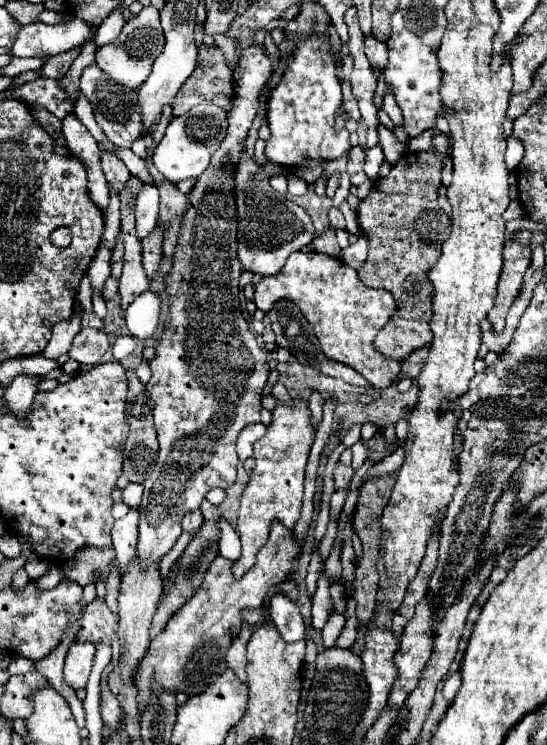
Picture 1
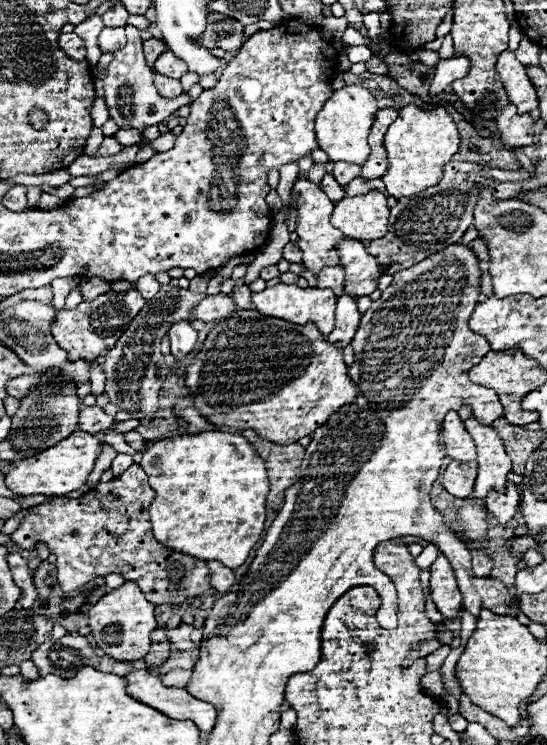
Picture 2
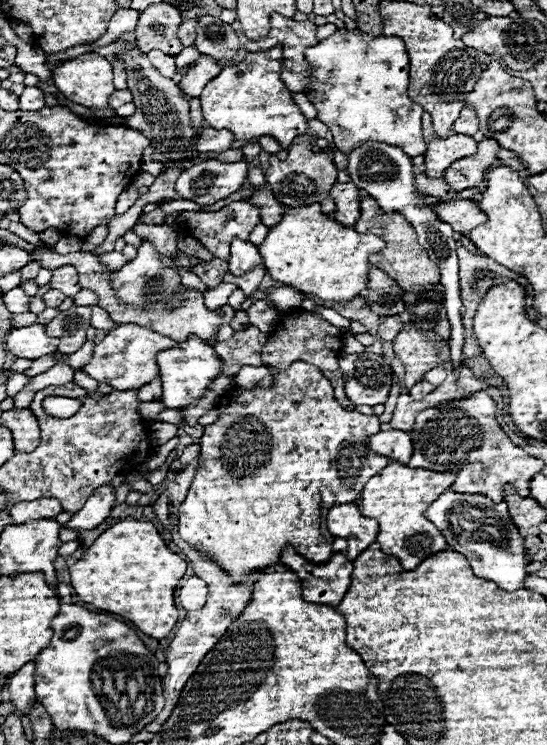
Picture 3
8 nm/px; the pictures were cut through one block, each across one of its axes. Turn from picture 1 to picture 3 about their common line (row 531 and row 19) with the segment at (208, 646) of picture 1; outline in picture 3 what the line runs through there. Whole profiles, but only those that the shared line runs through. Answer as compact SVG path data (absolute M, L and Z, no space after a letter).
M272 14L270 18L270 34L266 40L258 42L248 42L244 48L250 52L258 50L268 50L278 44L284 48L284 60L292 62L304 62L304 50L318 44L320 40L316 38L316 24L314 22L296 22L290 18L282 18L280 14Z

